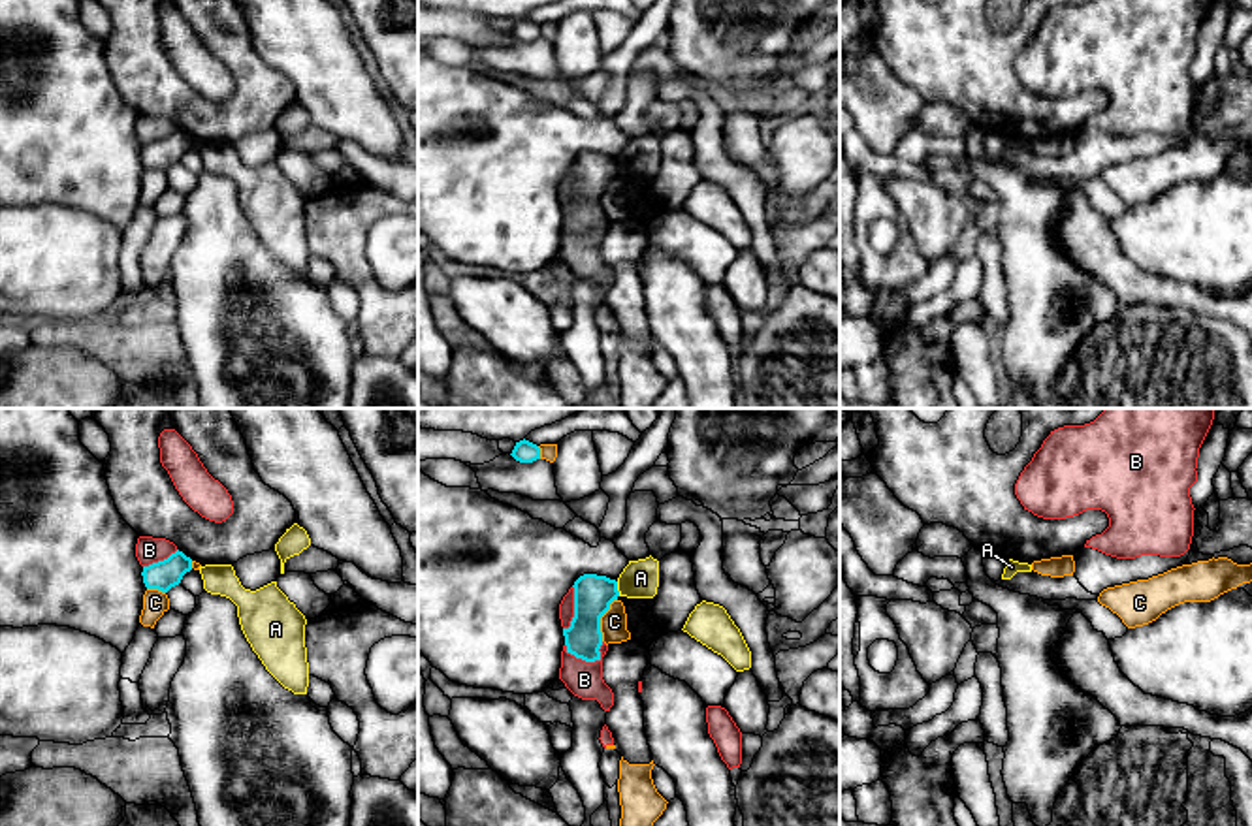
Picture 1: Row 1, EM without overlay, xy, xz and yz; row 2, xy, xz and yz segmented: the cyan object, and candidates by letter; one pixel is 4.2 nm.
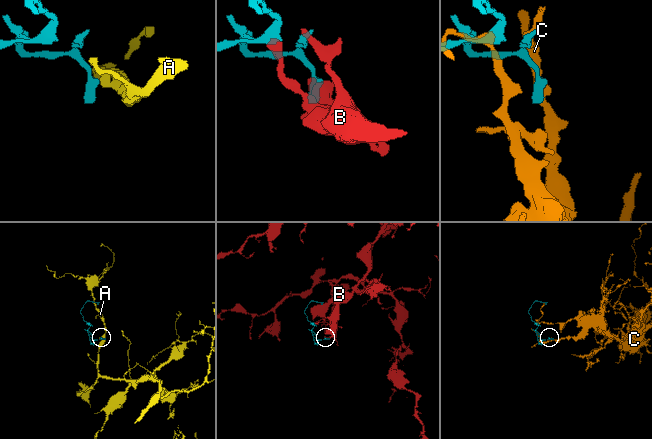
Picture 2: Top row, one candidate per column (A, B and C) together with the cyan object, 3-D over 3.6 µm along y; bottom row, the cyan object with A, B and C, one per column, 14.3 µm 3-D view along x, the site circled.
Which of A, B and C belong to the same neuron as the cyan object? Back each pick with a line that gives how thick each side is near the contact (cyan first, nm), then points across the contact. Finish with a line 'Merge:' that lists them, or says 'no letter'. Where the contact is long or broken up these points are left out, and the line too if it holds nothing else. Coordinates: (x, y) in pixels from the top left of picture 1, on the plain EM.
Merge: no letter

